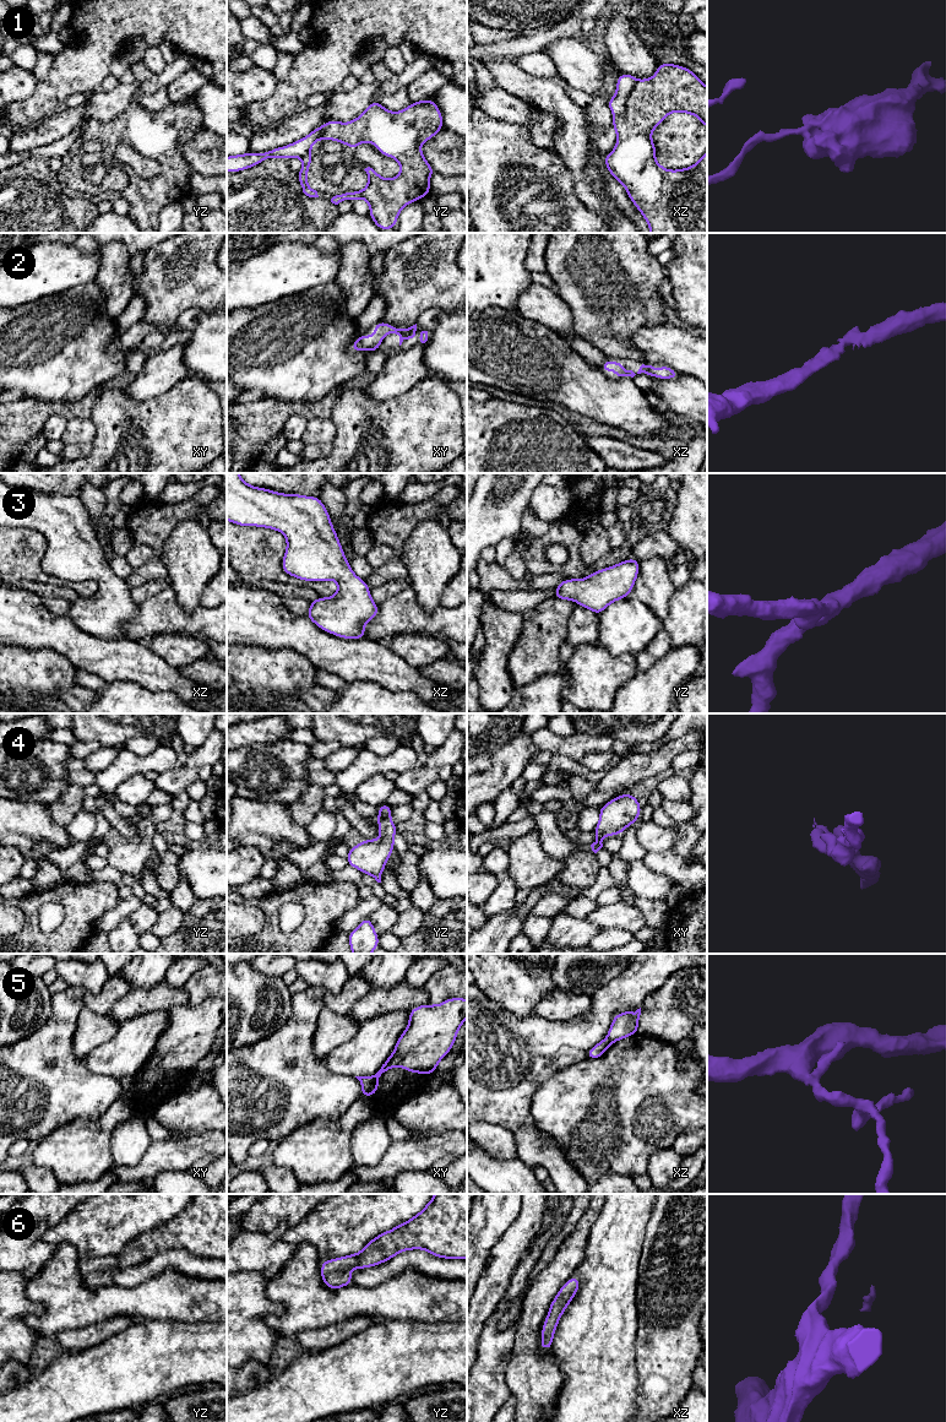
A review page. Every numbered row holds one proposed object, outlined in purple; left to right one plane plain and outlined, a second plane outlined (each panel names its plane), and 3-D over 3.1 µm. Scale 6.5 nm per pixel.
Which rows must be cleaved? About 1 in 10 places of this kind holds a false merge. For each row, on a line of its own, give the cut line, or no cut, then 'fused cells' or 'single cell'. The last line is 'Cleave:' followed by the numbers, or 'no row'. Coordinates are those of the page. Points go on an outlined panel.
1: cut in xz along (636, 81), (626, 98), (625, 109), (614, 115); fused cells
2: no cut; single cell
3: no cut; single cell
4: no cut; single cell
5: cut in xy along (371, 1076), (368, 1096); fused cells
6: no cut; single cell
Cleave: 1, 5

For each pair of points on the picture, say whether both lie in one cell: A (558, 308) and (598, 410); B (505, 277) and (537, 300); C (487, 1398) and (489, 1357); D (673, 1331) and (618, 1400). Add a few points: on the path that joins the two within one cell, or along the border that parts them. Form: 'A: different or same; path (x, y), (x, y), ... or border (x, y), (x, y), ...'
A: different; border (538, 324), (550, 327), (564, 338)
B: different; border (532, 282), (518, 296), (515, 309)
C: same; path (487, 1388), (488, 1367)
D: different; border (634, 1346), (637, 1402)

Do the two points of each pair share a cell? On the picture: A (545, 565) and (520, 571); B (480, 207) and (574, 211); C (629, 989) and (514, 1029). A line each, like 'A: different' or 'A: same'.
A: different
B: same
C: same

